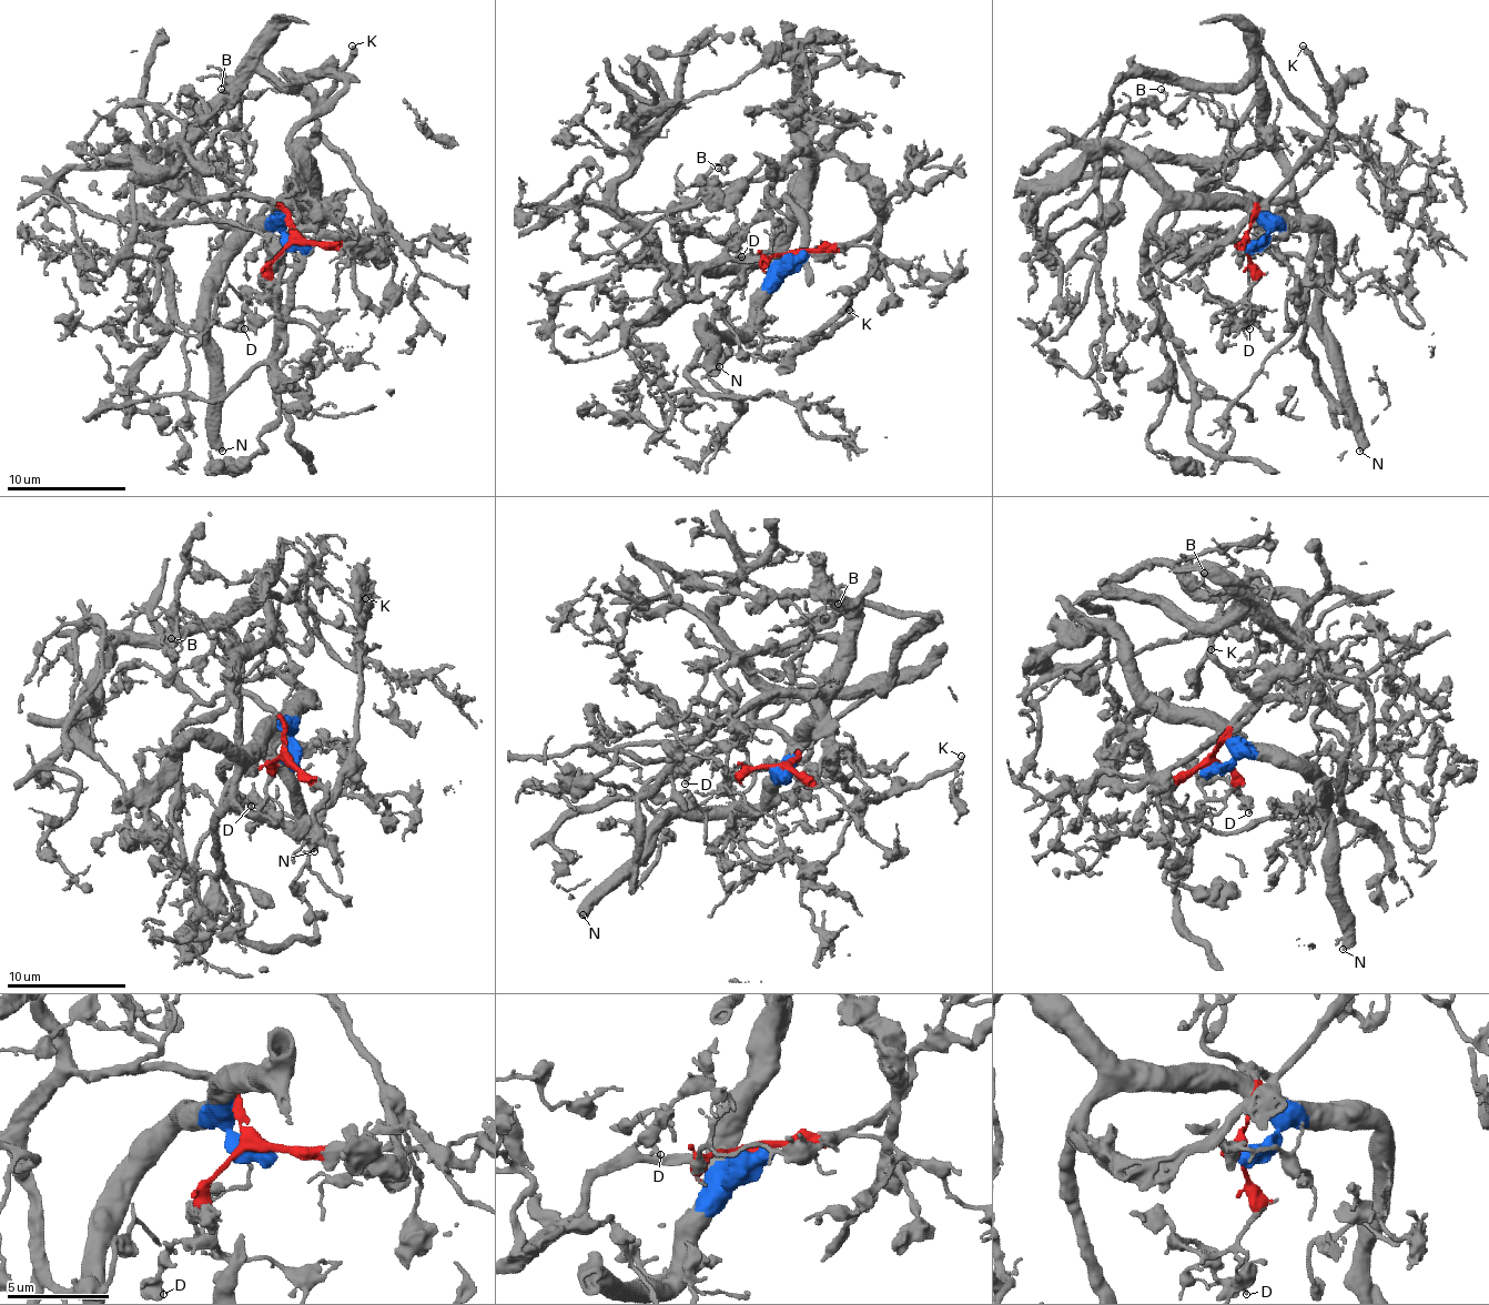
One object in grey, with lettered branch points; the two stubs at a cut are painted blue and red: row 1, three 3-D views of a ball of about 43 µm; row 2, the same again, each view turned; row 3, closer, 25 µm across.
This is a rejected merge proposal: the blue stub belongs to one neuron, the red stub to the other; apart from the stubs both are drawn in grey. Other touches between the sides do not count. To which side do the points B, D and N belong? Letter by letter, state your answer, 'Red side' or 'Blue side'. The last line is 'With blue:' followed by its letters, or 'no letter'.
B: Red side
D: Red side
N: Blue side
With blue: N

